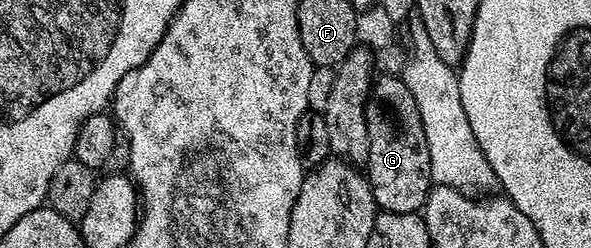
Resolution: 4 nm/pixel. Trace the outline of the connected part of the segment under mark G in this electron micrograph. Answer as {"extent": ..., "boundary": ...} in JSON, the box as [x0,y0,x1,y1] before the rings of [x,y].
{"extent":[365,74,433,214],"boundary":[[[387,74],[376,77],[371,88],[371,97],[367,99],[367,127],[369,128],[369,156],[365,163],[365,177],[371,184],[371,191],[375,197],[376,207],[380,211],[388,214],[419,214],[424,204],[427,202],[427,196],[433,189],[431,181],[431,165],[429,164],[429,144],[425,140],[425,128],[421,124],[421,112],[417,112],[417,100],[413,100],[413,92],[409,92],[407,85],[403,83],[402,77]]]}

